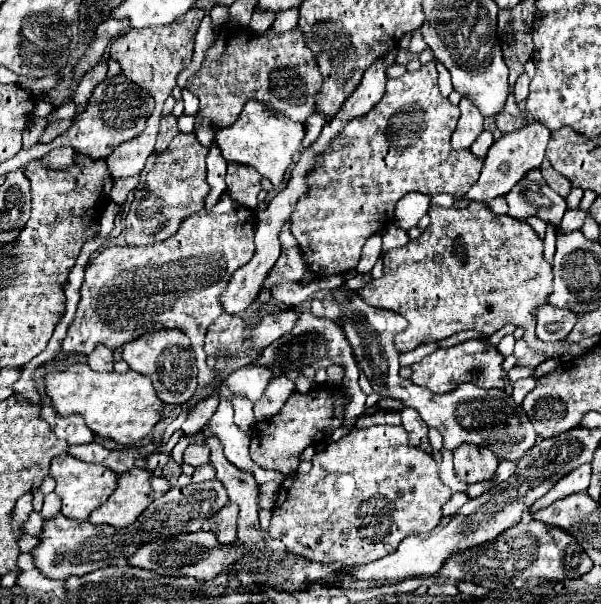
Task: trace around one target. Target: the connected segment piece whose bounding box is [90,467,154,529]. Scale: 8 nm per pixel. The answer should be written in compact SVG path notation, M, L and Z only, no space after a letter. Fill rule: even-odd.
M132 467L130 471L118 475L118 487L110 495L110 499L102 503L102 507L92 511L90 523L108 523L118 529L128 527L136 521L136 517L148 507L152 499L152 471Z

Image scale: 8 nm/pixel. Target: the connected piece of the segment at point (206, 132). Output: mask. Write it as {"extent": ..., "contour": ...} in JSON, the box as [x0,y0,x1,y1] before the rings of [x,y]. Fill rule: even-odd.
{"extent":[194,115,214,147],"contour":[[[194,115],[194,117],[196,117],[196,125],[194,125],[194,133],[196,133],[198,141],[200,141],[202,145],[210,147],[212,139],[214,139],[214,127],[210,127],[210,123],[202,123],[202,119],[198,119],[198,115]]]}

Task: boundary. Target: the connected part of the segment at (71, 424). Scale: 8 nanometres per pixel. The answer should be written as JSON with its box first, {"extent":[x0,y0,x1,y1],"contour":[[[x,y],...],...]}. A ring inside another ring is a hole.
{"extent":[40,405,94,445],"contour":[[[42,405],[40,415],[52,427],[56,437],[68,441],[70,445],[82,445],[82,443],[94,441],[94,433],[86,427],[86,423],[80,415],[60,417],[60,415],[56,415],[56,411],[50,405]]]}

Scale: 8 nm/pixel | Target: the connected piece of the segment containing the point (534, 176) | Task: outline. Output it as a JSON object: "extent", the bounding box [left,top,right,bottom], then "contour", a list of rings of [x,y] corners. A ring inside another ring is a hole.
{"extent":[506,169,566,225],"contour":[[[540,169],[528,171],[526,179],[520,179],[512,187],[510,195],[506,195],[506,201],[510,205],[508,215],[516,219],[526,219],[530,215],[536,215],[544,221],[558,225],[566,211],[566,201],[548,187]]]}

